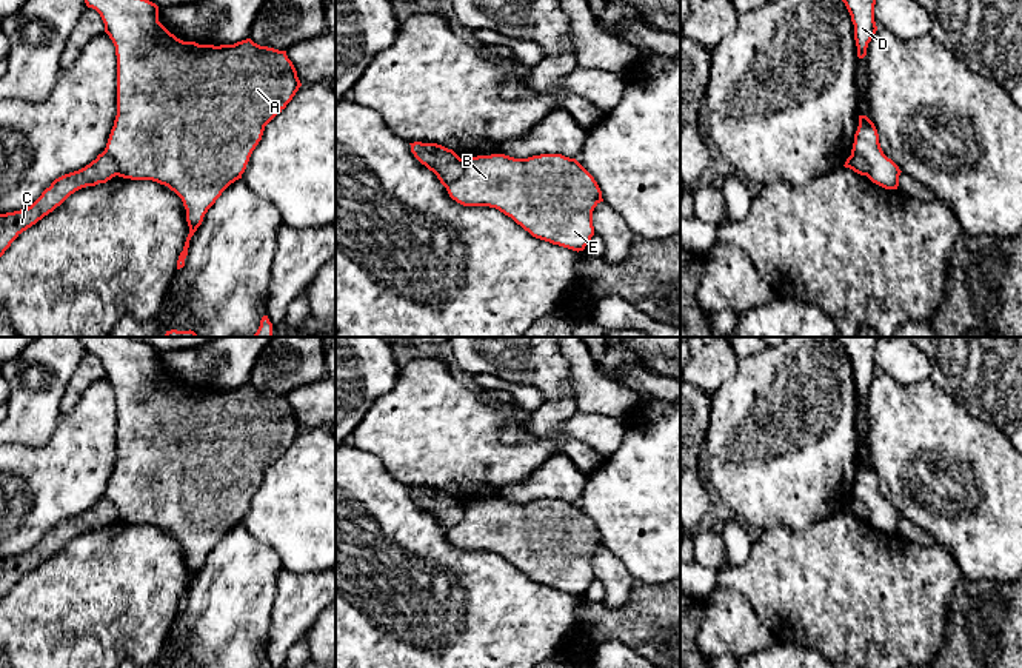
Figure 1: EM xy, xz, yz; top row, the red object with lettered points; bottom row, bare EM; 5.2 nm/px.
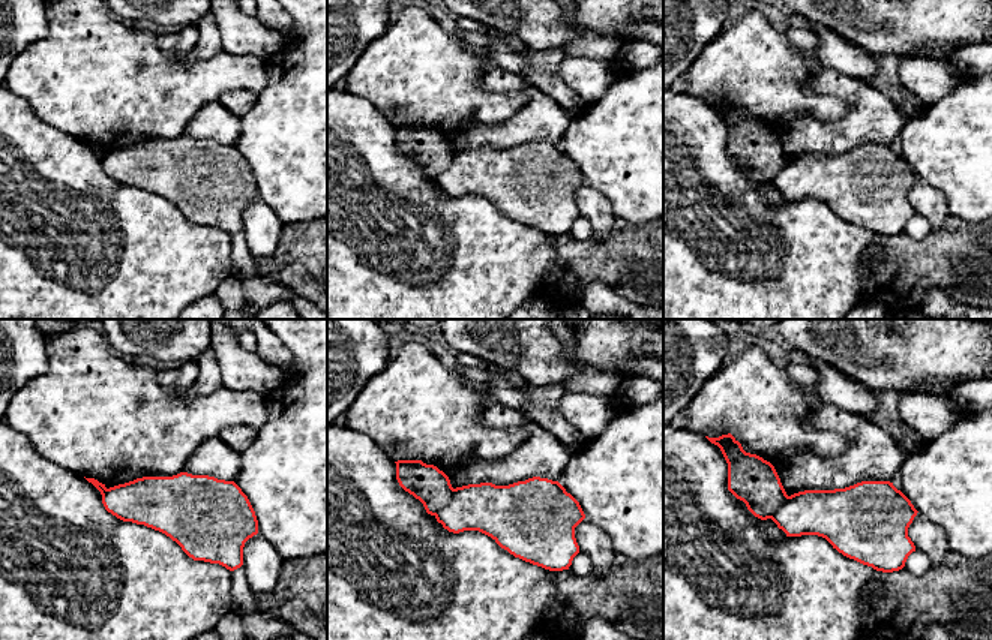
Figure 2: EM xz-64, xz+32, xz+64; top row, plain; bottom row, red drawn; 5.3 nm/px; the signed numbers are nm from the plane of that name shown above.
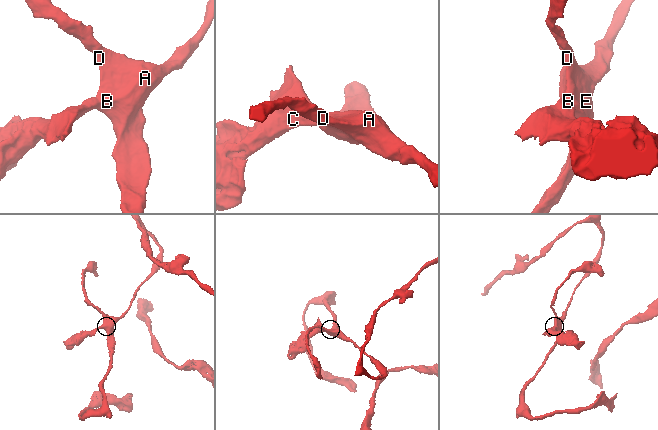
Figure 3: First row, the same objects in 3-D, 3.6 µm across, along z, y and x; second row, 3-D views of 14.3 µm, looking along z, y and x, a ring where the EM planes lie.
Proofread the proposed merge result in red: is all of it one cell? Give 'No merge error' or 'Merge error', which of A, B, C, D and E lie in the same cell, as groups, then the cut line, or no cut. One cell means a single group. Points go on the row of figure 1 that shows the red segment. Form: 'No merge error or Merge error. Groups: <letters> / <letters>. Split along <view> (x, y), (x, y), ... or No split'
Merge error. Groups: A B D E / C. Split along xz (465, 160), (464, 171), (447, 188)

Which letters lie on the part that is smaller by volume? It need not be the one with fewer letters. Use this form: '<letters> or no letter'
C

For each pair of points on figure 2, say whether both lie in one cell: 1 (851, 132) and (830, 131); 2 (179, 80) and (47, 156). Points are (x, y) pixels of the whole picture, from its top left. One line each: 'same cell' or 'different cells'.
1: same cell
2: different cells

